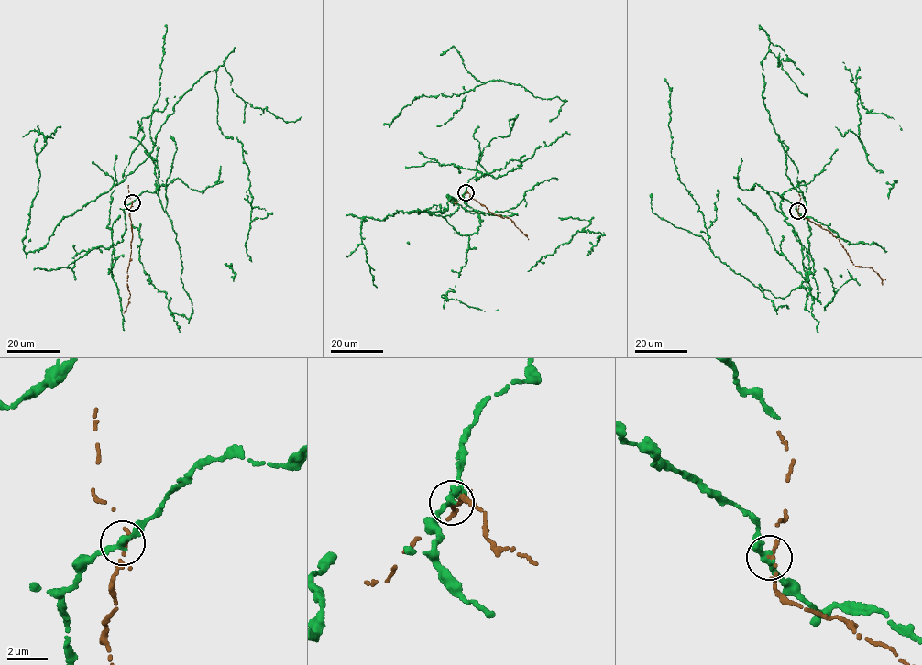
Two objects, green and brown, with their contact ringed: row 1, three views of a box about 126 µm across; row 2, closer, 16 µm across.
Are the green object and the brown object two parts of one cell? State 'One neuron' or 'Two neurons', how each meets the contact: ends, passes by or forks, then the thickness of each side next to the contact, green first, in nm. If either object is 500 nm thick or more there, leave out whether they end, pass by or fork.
Two neurons. At the ring green passes by. At the ring brown ends. Thickness 320 nm (green) against 240 nm

